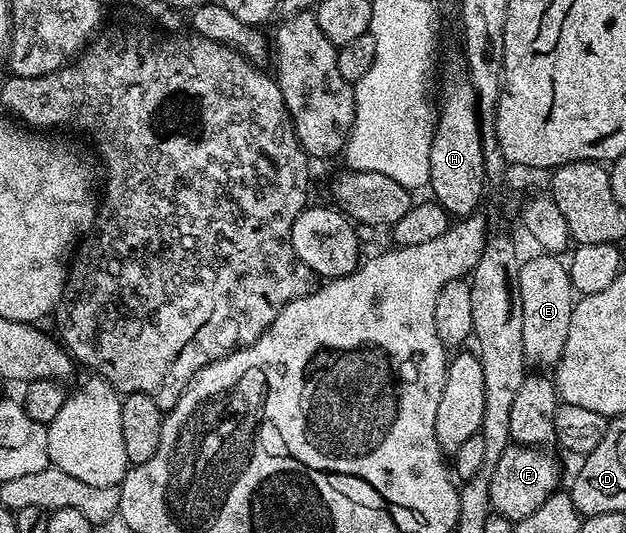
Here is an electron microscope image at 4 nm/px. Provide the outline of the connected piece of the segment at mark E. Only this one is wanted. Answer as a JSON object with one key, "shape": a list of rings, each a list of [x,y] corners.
{"shape":[[[538,254],[522,263],[519,270],[519,294],[523,306],[523,350],[530,365],[556,366],[567,342],[575,303],[568,267],[556,255]]]}

